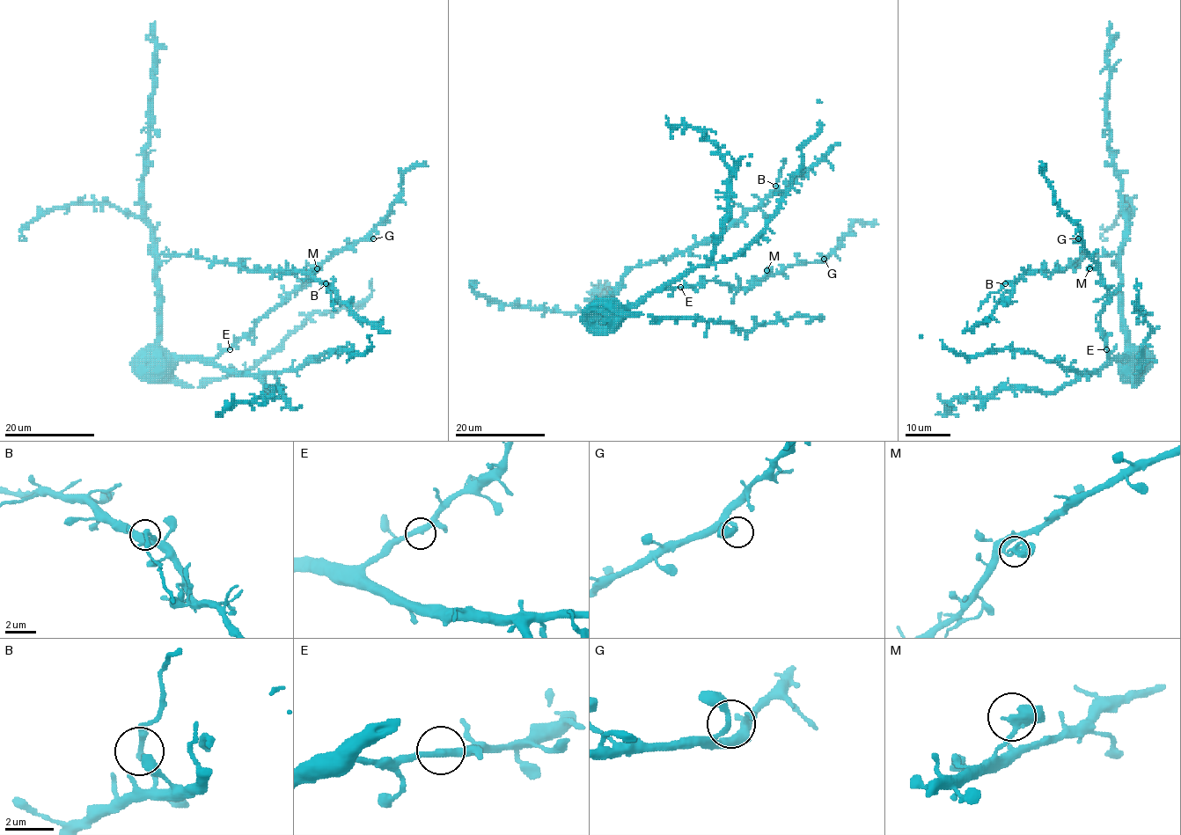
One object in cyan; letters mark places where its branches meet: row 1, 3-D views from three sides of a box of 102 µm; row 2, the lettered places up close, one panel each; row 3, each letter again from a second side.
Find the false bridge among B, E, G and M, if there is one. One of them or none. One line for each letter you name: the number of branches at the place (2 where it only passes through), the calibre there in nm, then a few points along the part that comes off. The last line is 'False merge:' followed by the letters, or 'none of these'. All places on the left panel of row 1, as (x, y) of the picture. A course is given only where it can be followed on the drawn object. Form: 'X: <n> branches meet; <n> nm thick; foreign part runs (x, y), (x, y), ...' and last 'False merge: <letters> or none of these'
B: 2 branches meet; 220 nm thick; foreign part runs (326, 282), (333, 301), (332, 305), (333, 311)
False merge: B

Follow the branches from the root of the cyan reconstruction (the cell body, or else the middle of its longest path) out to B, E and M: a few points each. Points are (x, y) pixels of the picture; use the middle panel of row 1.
B: (601, 312), (608, 308), (606, 300), (632, 268), (673, 257), (715, 239), (733, 221), (776, 194), (776, 185)
E: (601, 312), (633, 308), (658, 290), (680, 287)
M: (601, 312), (633, 308), (658, 290), (698, 286), (704, 280), (746, 288), (759, 281), (766, 270)

